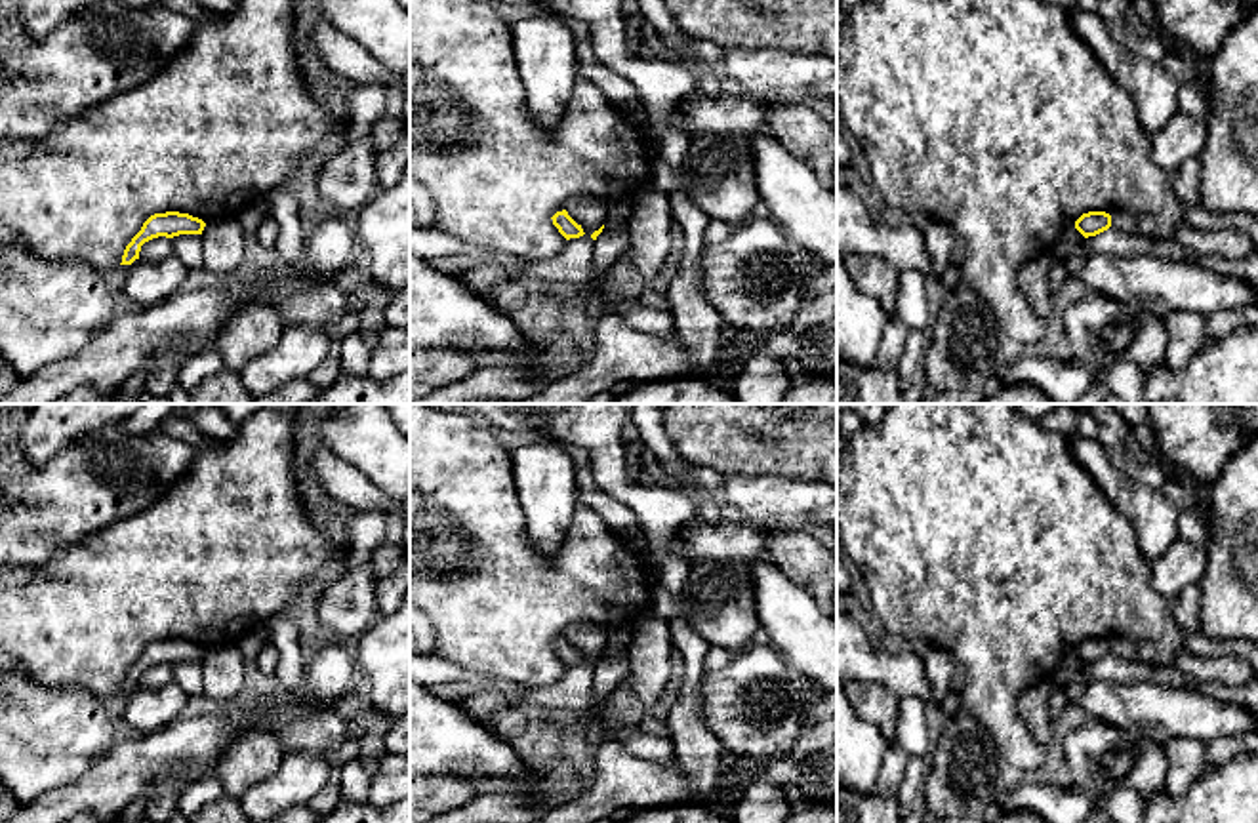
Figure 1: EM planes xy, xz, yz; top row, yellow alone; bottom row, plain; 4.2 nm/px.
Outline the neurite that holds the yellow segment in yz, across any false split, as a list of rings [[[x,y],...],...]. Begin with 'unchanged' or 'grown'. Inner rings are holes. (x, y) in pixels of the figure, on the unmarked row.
unchanged; [[[1088,638],[1075,648],[1075,655],[1085,663],[1096,663],[1111,653],[1111,642],[1106,638]]]

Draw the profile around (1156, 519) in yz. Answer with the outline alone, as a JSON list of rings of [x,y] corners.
[[[1071,434],[1071,453],[1102,493],[1128,518],[1146,560],[1157,562],[1180,537],[1178,507],[1155,488],[1119,472],[1098,438]]]

